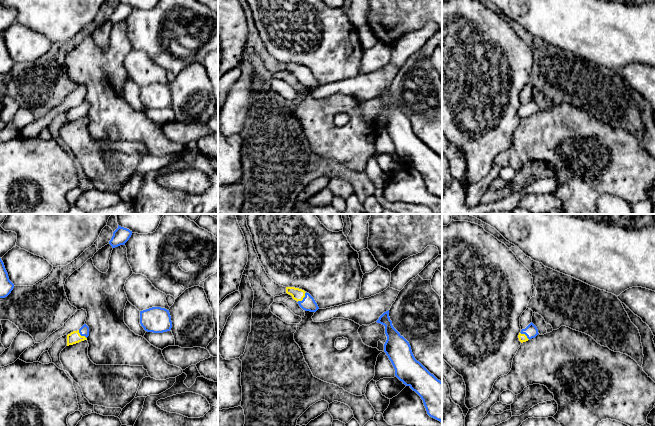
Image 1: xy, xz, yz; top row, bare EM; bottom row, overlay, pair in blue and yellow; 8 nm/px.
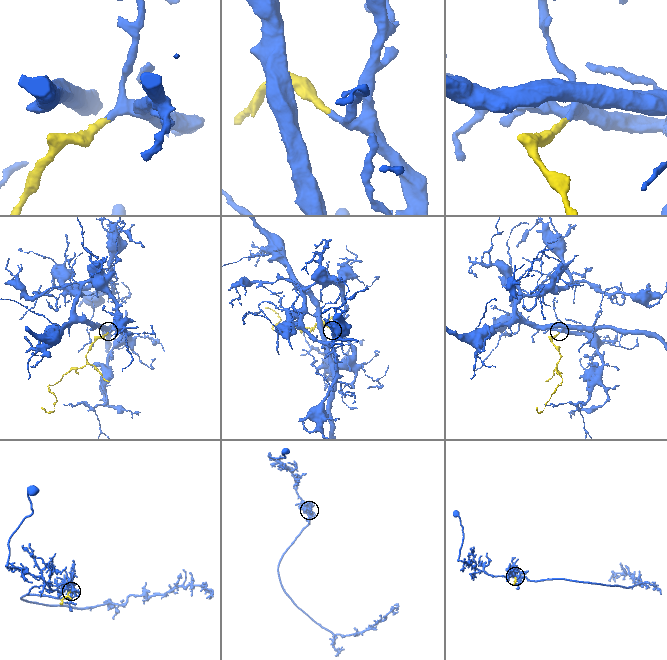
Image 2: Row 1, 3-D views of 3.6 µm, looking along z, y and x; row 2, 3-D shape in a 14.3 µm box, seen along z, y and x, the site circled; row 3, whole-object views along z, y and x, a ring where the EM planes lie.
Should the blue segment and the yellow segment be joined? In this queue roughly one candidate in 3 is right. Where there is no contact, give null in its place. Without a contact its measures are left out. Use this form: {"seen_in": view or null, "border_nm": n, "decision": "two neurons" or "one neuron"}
{"seen_in": "xz", "border_nm": 120, "decision": "one neuron"}

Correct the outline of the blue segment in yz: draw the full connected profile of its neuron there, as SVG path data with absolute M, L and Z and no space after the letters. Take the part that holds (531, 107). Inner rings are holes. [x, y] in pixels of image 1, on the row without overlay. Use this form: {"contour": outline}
{"contour": "M531 98L525 105L522 105L518 111L519 117L521 119L526 118L538 111L537 103Z"}

